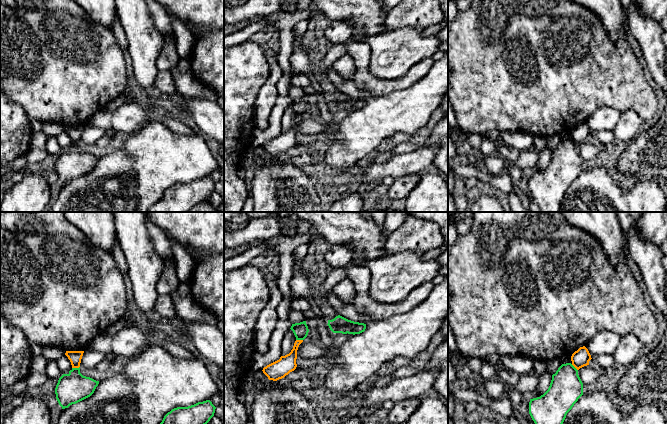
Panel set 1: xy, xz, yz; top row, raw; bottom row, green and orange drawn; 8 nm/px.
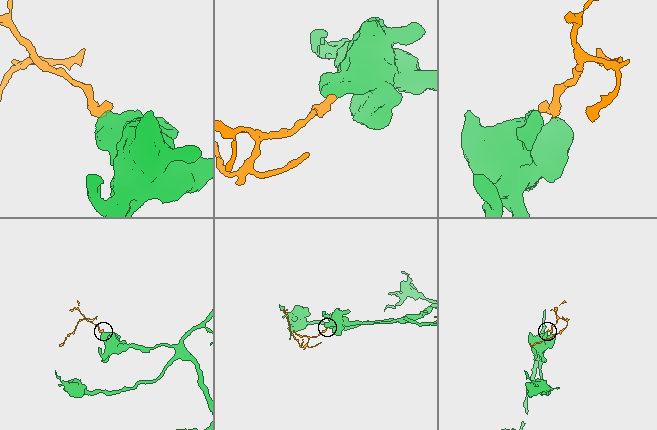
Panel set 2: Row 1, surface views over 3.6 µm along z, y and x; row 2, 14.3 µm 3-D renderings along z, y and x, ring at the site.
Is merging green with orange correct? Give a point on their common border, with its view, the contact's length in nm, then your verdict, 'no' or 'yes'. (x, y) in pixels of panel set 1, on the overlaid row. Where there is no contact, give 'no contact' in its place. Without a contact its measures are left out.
meets green in xy at (75, 368); contact 70 nm long; no

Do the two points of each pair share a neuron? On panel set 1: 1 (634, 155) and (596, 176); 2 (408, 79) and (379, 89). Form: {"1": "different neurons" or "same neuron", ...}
{"1": "different neurons", "2": "same neuron"}

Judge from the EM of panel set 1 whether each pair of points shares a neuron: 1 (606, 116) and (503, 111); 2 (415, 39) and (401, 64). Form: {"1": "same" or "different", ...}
{"1": "different", "2": "same"}

